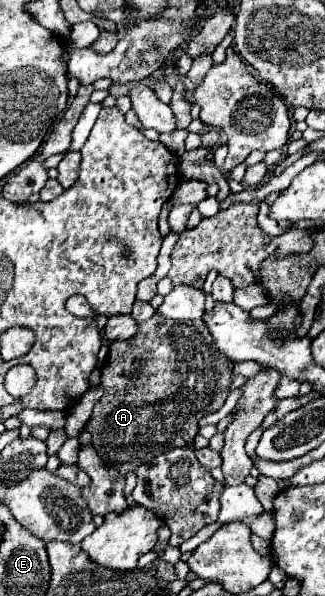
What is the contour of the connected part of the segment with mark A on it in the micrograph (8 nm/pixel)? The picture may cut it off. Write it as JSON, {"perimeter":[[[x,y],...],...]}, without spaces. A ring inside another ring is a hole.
{"perimeter":[[[155,312],[147,322],[139,324],[133,338],[115,340],[109,348],[109,358],[101,370],[101,386],[105,388],[105,396],[95,404],[93,416],[87,422],[87,432],[93,438],[93,448],[97,450],[99,458],[121,476],[127,476],[129,472],[135,472],[139,464],[159,456],[159,452],[167,452],[167,448],[189,446],[189,442],[197,436],[199,420],[205,414],[219,410],[229,396],[231,366],[233,362],[215,348],[203,320],[177,322]],[[137,358],[145,360],[141,370],[143,378],[135,388],[130,388],[128,383],[136,372],[133,362]]]}

